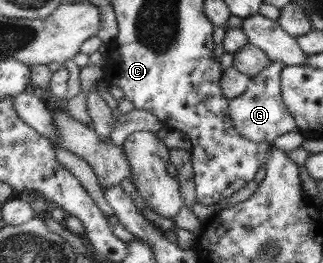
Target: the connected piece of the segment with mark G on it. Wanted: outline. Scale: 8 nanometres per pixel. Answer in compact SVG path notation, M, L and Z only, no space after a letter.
M270 61L263 71L251 77L250 84L236 97L229 100L229 117L233 119L235 131L245 139L251 139L253 143L271 144L275 138L287 132L297 131L297 122L293 115L286 109L281 95L281 62Z

